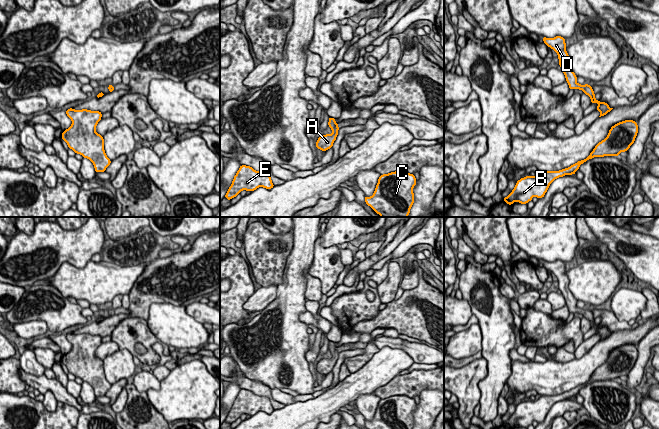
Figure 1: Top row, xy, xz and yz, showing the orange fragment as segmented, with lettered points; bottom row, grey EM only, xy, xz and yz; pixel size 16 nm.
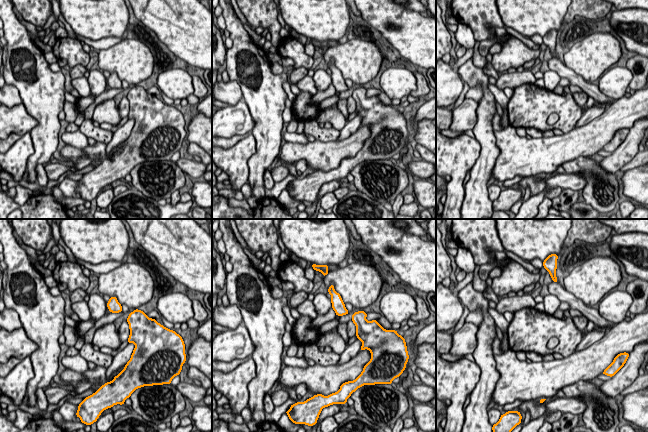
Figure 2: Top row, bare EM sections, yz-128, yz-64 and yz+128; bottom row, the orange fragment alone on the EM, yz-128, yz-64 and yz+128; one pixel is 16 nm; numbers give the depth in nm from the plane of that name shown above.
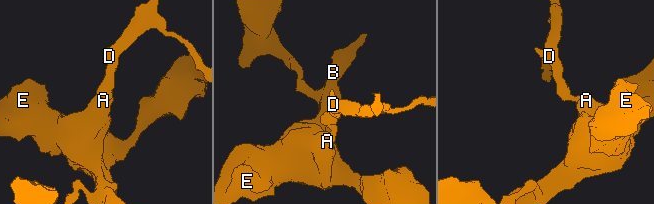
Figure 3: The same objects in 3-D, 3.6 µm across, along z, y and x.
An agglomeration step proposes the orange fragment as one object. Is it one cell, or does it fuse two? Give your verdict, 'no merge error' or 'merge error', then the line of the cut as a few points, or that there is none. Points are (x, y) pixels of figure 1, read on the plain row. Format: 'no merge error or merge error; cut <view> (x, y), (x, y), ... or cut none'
no merge error; cut none

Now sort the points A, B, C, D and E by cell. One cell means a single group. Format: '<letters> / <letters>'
A B C D E

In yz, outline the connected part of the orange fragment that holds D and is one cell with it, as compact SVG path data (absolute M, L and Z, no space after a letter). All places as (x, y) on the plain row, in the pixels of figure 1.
M556 260L554 262L542 261L542 263L544 267L547 269L547 271L550 271L557 277L559 283L559 290L561 291L561 294L565 299L566 306L569 309L569 313L582 314L583 317L585 317L591 322L591 327L597 326L598 330L596 334L598 334L601 337L599 341L604 340L608 336L610 336L613 332L610 332L606 326L600 326L599 324L596 324L594 315L590 309L581 309L576 306L577 300L573 296L572 292L569 290L569 279L566 275L565 262L561 260Z

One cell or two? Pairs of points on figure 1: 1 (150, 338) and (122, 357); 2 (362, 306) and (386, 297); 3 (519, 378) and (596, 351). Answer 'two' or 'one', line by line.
1: two
2: two
3: one

